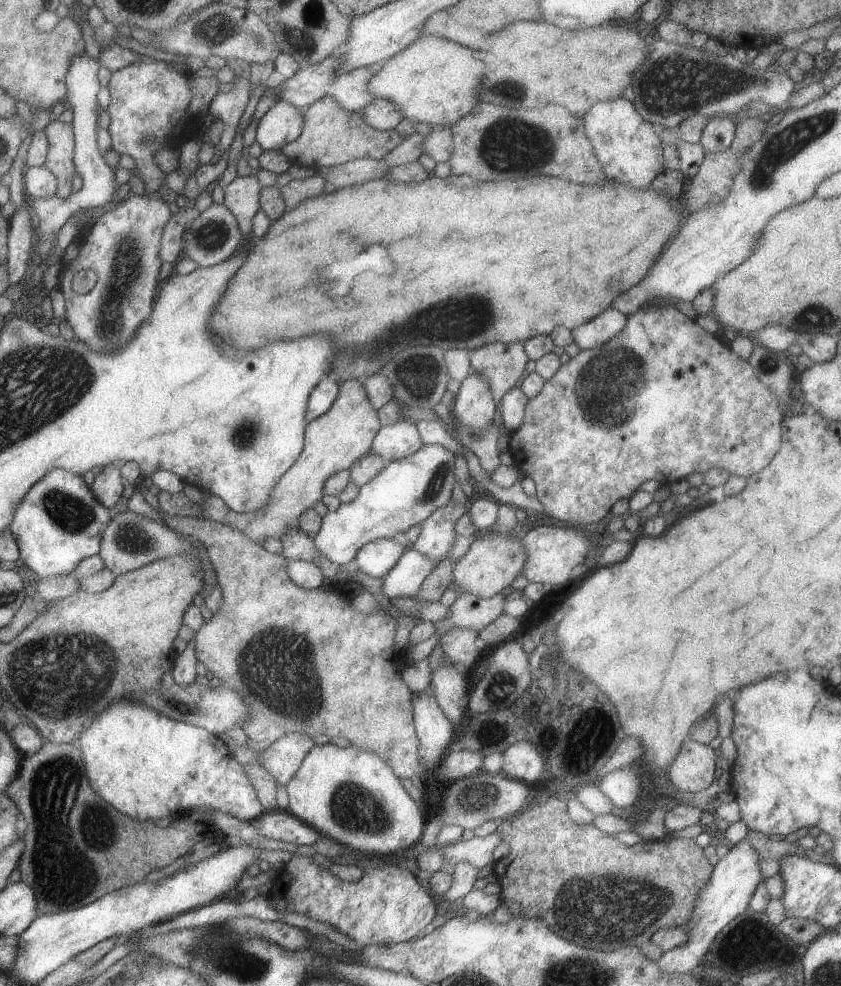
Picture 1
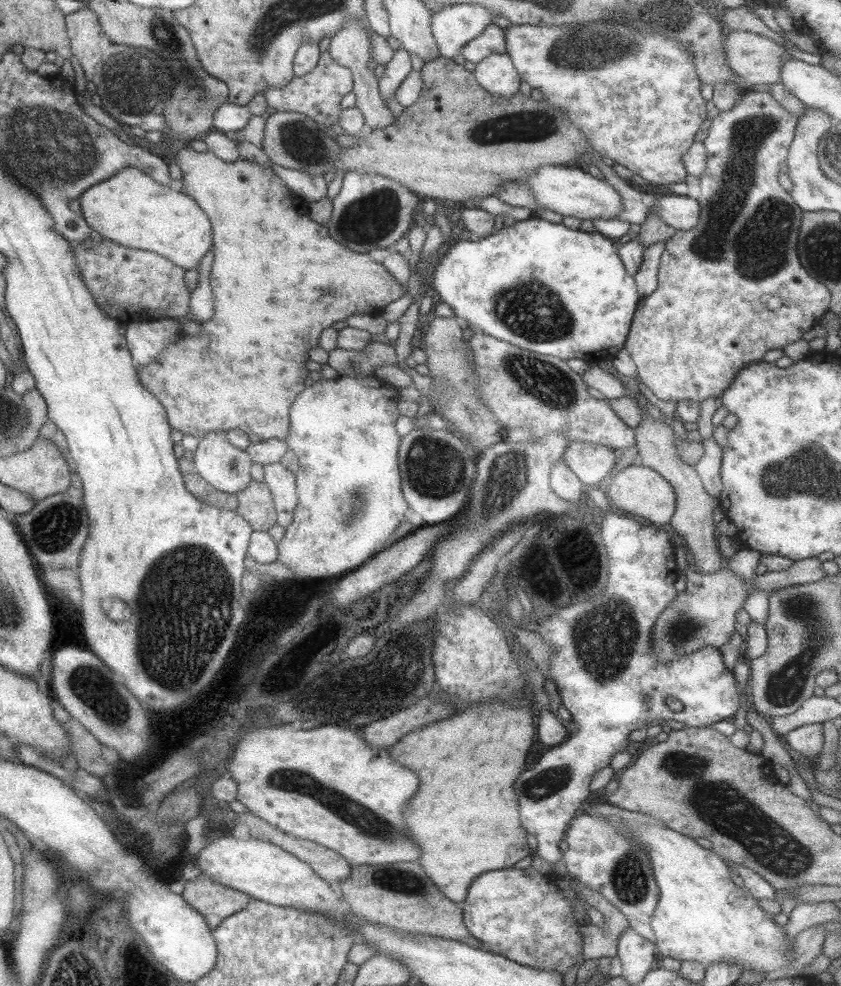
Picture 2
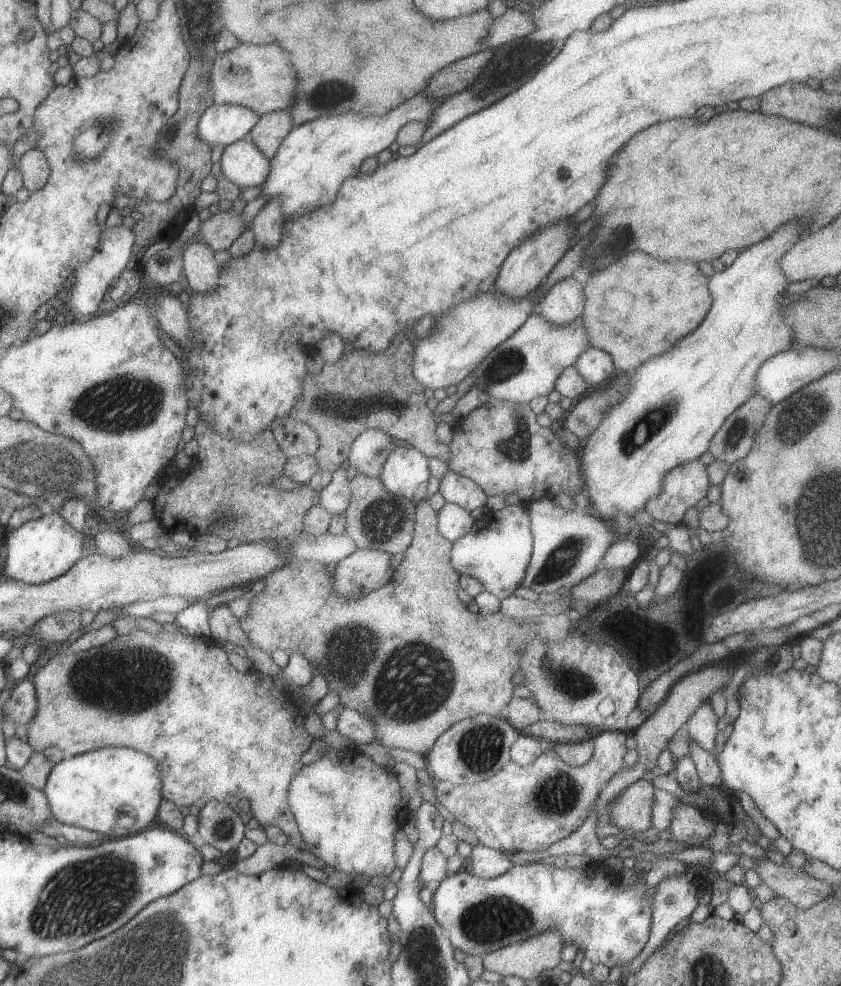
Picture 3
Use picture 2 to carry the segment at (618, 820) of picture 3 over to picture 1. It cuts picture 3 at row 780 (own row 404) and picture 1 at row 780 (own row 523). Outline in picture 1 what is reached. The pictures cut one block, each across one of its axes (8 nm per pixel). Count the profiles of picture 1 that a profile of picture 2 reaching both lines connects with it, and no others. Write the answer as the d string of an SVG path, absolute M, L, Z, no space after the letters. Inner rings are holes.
M688 736L670 765L669 778L682 795L691 798L715 782L716 759L715 750L710 745Z

